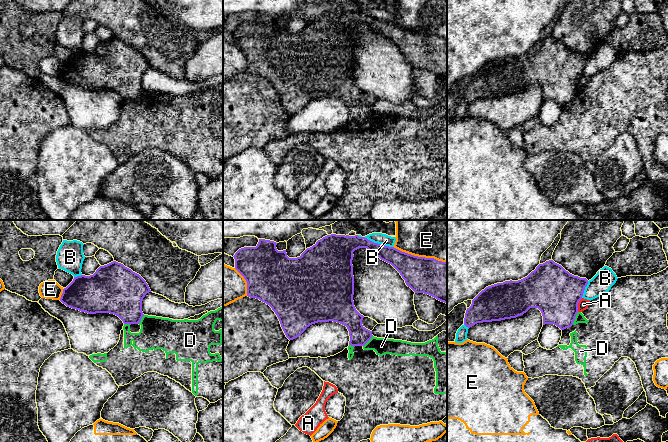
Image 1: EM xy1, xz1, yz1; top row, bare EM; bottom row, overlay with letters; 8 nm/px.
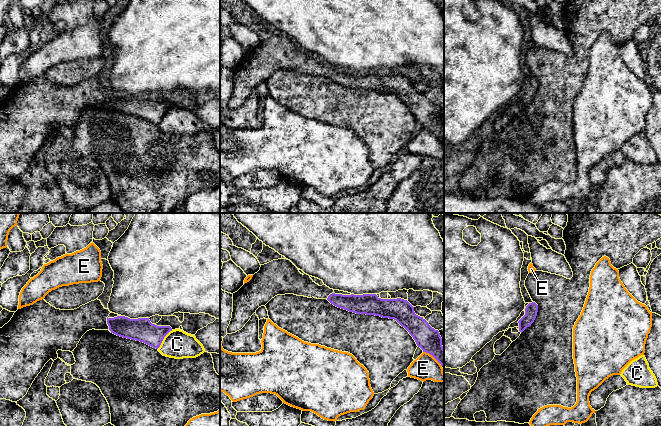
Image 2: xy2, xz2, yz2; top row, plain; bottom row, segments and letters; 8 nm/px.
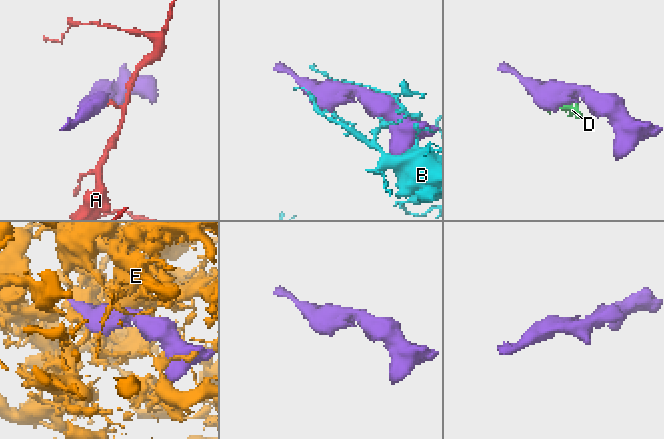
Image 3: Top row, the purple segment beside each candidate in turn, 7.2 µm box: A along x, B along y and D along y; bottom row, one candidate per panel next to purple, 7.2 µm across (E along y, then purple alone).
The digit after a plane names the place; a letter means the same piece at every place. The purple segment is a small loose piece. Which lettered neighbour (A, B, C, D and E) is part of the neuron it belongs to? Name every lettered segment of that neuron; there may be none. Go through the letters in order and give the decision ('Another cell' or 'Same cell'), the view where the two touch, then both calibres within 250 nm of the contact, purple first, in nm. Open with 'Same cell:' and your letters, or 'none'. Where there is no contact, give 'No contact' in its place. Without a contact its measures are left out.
Same cell: none
A: Another cell. Touches purple in yz1. Thickness 380 nm (purple) against 90 nm
B: Another cell. Touches purple in xz1. Thickness 160 nm (purple) against 90 nm
C: Another cell. Touches purple in xy2. Thickness 190 nm (purple) against 220 nm
D: Another cell. Touches purple in yz1. Thickness 380 nm (purple) against 70 nm
E: Another cell. Touches purple in xz1. Thickness 300 nm (purple) against 300 nm

